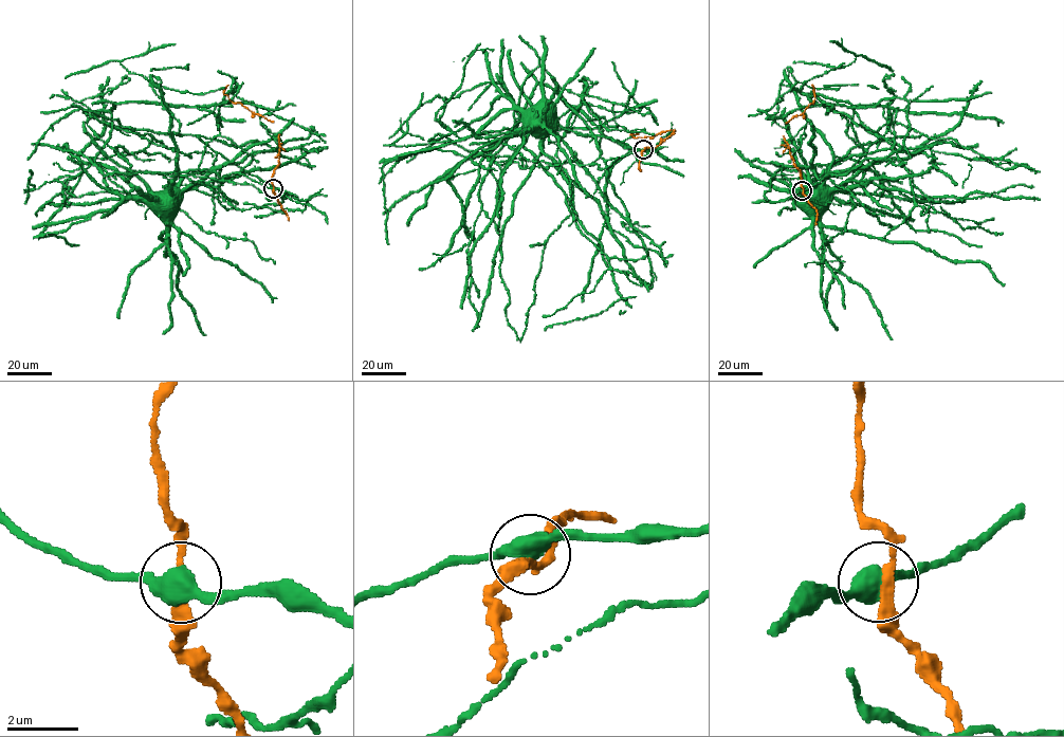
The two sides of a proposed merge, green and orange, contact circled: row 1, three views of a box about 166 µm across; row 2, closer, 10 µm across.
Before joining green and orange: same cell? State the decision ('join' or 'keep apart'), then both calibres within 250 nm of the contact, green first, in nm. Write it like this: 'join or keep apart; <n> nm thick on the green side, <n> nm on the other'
keep apart; 500 nm thick on the green side, 260 nm on the other

